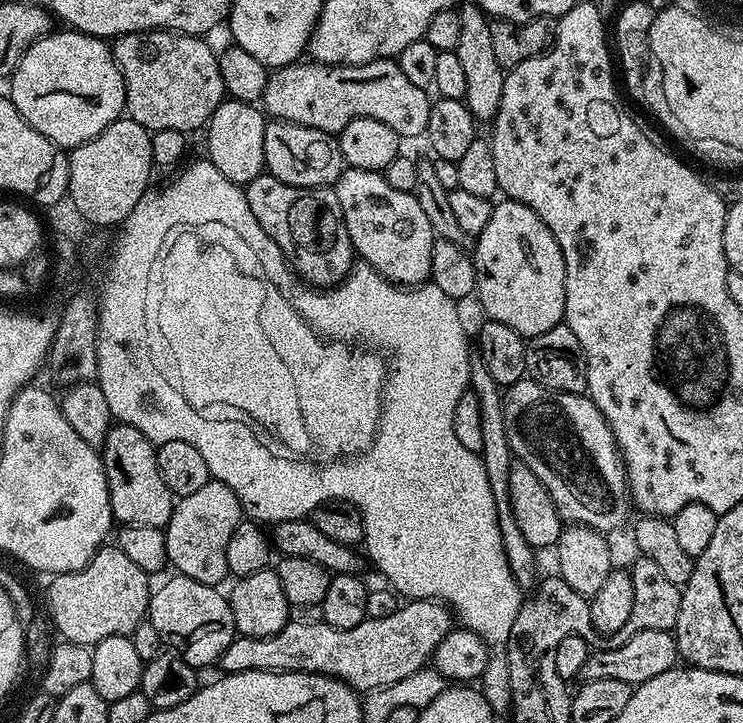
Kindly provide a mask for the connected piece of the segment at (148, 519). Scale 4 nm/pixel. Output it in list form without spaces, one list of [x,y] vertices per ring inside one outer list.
[[[113,423],[112,429],[106,434],[106,442],[102,449],[102,459],[106,470],[106,482],[110,490],[110,506],[112,507],[112,519],[121,525],[150,526],[163,530],[170,522],[170,514],[174,497],[166,482],[162,482],[162,474],[158,474],[158,462],[156,461],[157,445],[146,438],[134,426],[129,424]]]

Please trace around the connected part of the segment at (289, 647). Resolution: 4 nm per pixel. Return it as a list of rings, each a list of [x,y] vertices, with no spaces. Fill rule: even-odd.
[[[408,600],[396,607],[386,618],[374,618],[358,622],[358,626],[350,626],[350,630],[342,630],[324,623],[323,619],[296,620],[289,619],[278,634],[270,634],[266,638],[254,638],[237,634],[226,646],[218,661],[221,673],[229,672],[310,672],[319,676],[333,676],[344,684],[349,684],[357,693],[371,692],[374,688],[390,686],[390,682],[398,682],[402,678],[410,678],[420,668],[425,667],[435,657],[438,646],[446,638],[446,634],[454,627],[454,616],[439,600]]]

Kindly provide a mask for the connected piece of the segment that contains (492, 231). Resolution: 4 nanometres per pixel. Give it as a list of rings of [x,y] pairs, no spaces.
[[[507,198],[501,199],[501,201],[501,204],[497,203],[493,207],[490,222],[486,222],[486,230],[482,230],[474,240],[474,244],[476,244],[476,252],[474,251],[474,263],[476,265],[475,299],[480,299],[480,304],[484,307],[485,312],[483,315],[487,319],[502,322],[502,326],[510,326],[510,330],[514,330],[519,336],[531,338],[538,334],[546,334],[546,330],[562,323],[566,310],[566,262],[562,258],[562,250],[558,246],[558,242],[554,242],[554,234],[550,234],[546,222],[542,222],[542,218],[538,218],[538,214],[534,214],[534,210],[530,210],[530,206]]]

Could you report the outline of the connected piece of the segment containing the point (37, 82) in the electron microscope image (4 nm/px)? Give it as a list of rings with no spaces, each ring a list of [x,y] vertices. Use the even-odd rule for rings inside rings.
[[[53,30],[34,42],[34,46],[30,46],[30,50],[26,50],[24,57],[17,62],[10,77],[10,99],[18,114],[22,114],[22,118],[26,118],[26,122],[30,122],[30,126],[38,130],[38,134],[42,134],[59,148],[71,150],[79,144],[90,142],[98,134],[102,134],[106,126],[121,119],[125,111],[124,79],[111,47],[101,37],[87,36],[85,32],[75,30],[60,31],[64,32]]]

